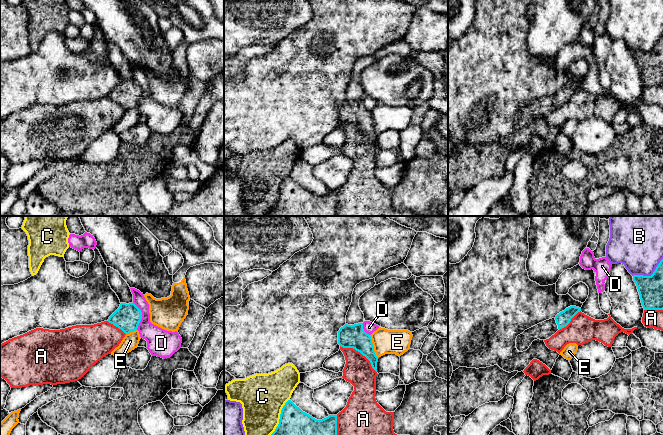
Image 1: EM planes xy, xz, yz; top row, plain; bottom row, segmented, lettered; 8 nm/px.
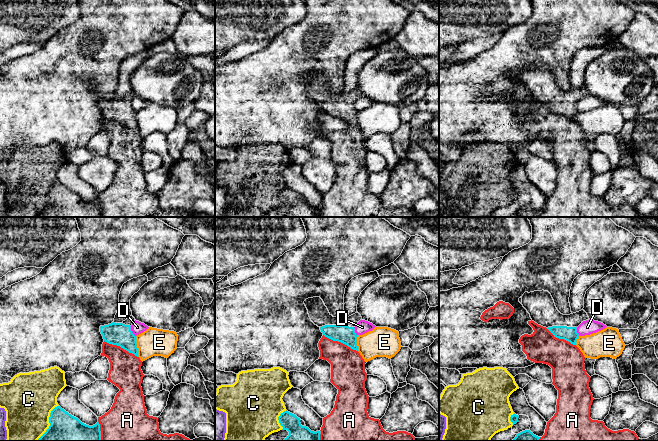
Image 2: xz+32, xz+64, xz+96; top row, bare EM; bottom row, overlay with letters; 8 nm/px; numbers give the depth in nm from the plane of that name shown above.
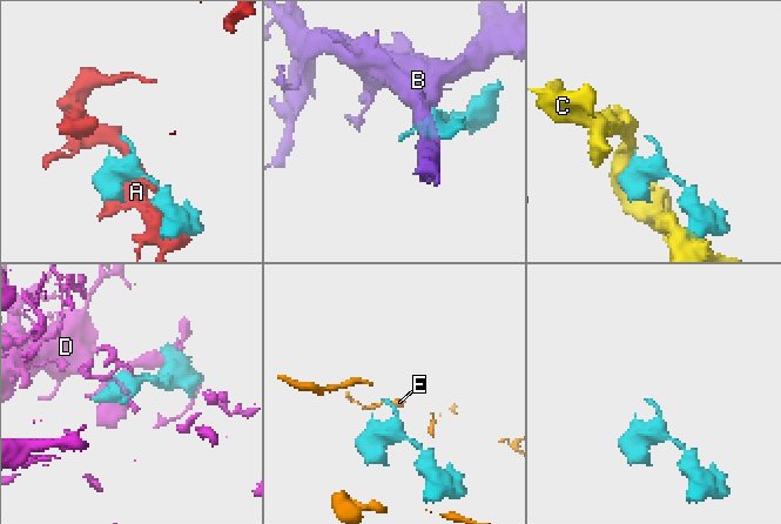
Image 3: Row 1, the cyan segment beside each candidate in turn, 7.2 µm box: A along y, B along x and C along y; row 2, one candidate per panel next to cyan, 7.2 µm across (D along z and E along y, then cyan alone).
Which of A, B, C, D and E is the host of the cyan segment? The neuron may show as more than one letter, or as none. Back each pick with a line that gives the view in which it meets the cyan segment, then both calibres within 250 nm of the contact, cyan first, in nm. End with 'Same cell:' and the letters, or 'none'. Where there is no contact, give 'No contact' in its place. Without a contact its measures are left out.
Same cell: none

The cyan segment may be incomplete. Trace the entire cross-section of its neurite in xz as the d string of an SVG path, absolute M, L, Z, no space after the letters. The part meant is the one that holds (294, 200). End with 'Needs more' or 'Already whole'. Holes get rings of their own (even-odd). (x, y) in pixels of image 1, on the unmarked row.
M288 176L278 202L267 216L338 216L337 191L317 196Z. Already whole

